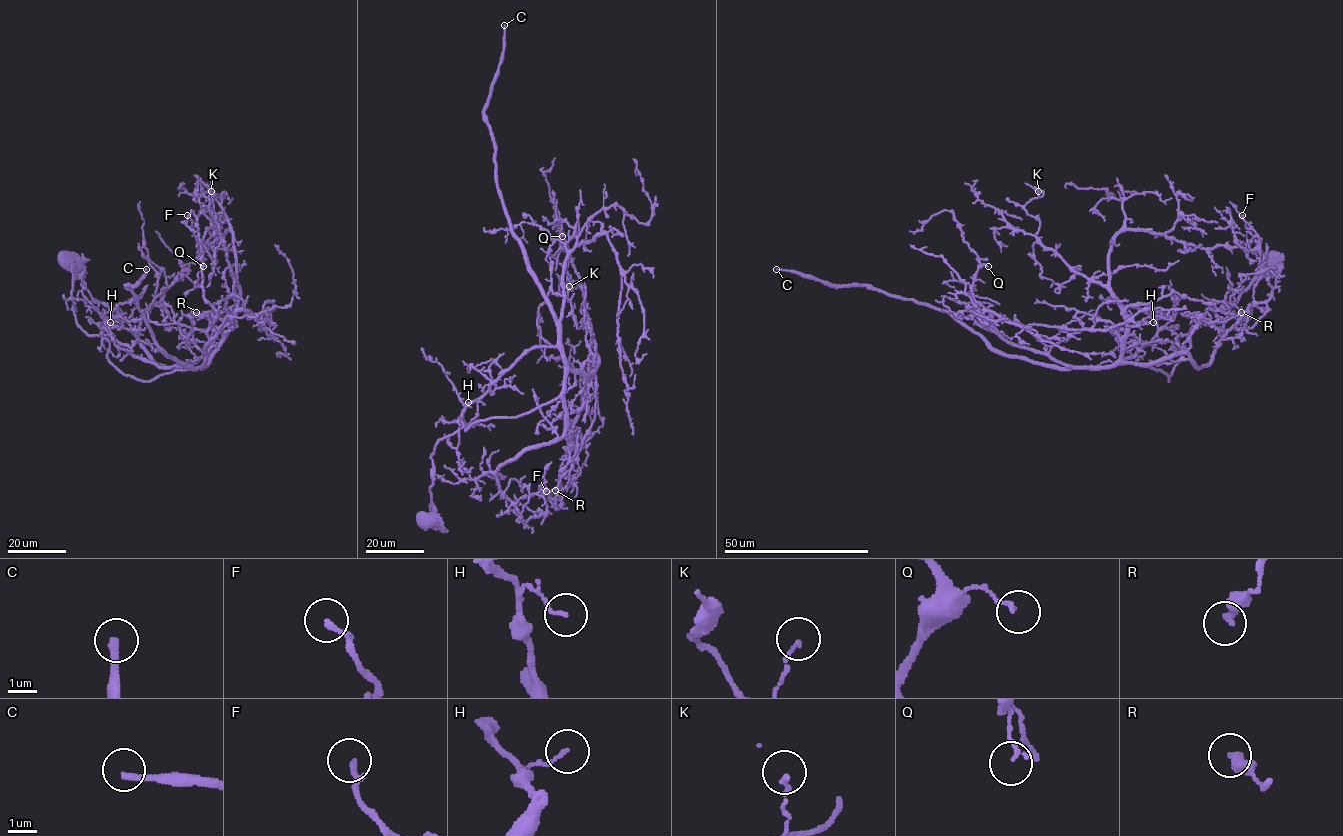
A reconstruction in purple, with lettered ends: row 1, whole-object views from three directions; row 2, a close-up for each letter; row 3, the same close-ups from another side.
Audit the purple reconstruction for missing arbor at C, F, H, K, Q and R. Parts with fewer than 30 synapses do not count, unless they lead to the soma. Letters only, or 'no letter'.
C

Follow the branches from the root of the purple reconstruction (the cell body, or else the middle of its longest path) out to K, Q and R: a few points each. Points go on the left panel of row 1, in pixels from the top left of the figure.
K: (66, 261), (76, 323), (108, 340), (107, 358), (124, 374), (151, 381), (200, 367), (240, 293), (211, 191)
Q: (66, 261), (76, 323), (90, 335), (104, 328), (159, 367), (204, 362), (216, 312), (203, 296), (203, 266)
R: (66, 261), (76, 323), (105, 338), (107, 358), (137, 379), (207, 362), (236, 294), (196, 312)

